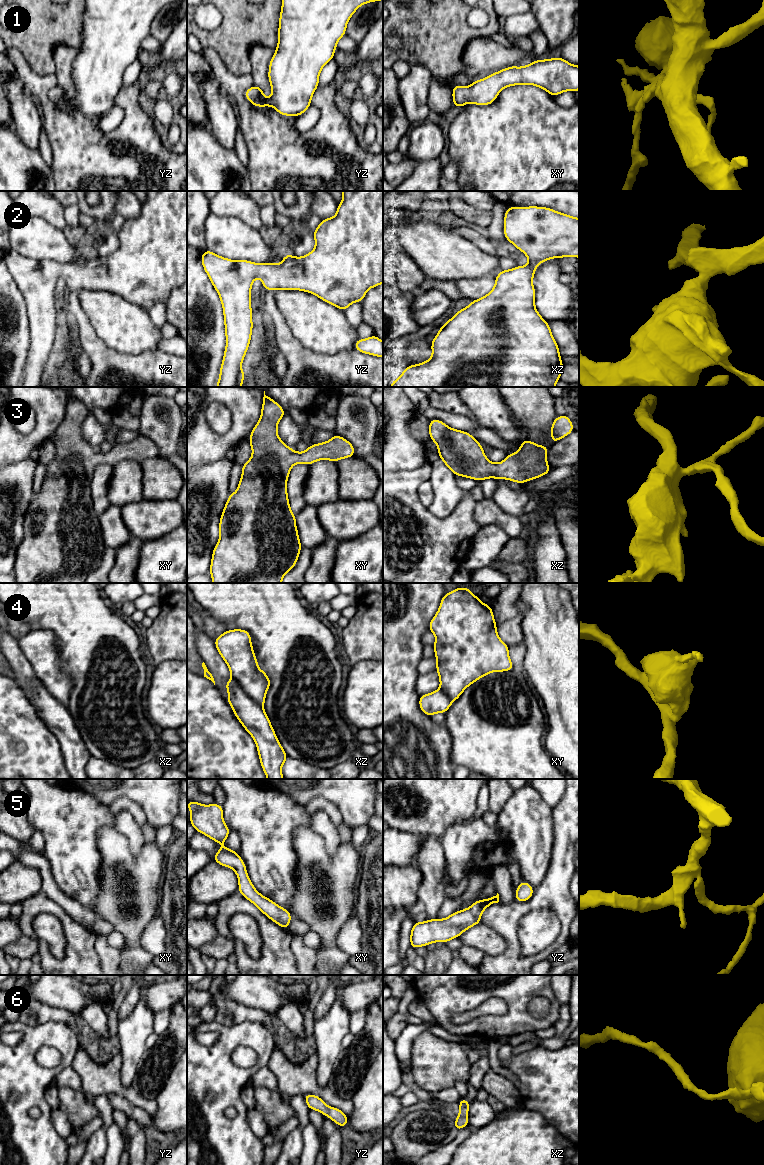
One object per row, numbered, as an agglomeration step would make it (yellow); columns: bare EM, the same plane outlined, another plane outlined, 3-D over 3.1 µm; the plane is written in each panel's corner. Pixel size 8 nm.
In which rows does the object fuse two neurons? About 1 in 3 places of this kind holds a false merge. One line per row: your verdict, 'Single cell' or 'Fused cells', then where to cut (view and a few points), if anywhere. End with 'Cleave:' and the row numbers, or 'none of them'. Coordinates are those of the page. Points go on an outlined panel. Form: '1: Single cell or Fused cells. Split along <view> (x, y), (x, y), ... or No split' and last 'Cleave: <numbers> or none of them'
1: Single cell. No split
2: Single cell. No split
3: Single cell. No split
4: Single cell. No split
5: Single cell. No split
6: Single cell. No split
Cleave: none of them

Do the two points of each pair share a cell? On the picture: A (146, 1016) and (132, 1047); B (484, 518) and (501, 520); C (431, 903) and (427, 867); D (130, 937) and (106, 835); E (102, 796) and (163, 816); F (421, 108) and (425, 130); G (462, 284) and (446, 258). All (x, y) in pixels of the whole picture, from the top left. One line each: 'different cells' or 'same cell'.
A: same cell
B: same cell
C: same cell
D: same cell
E: same cell
F: different cells
G: different cells

